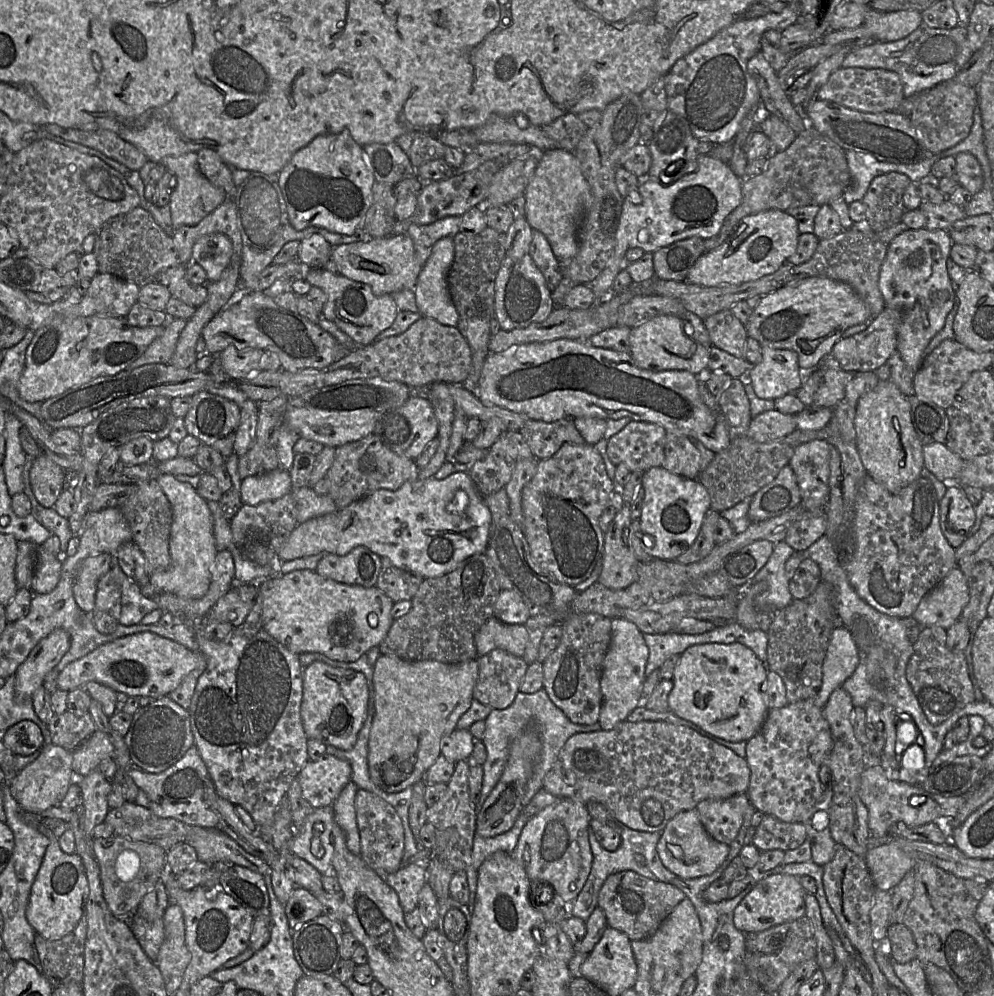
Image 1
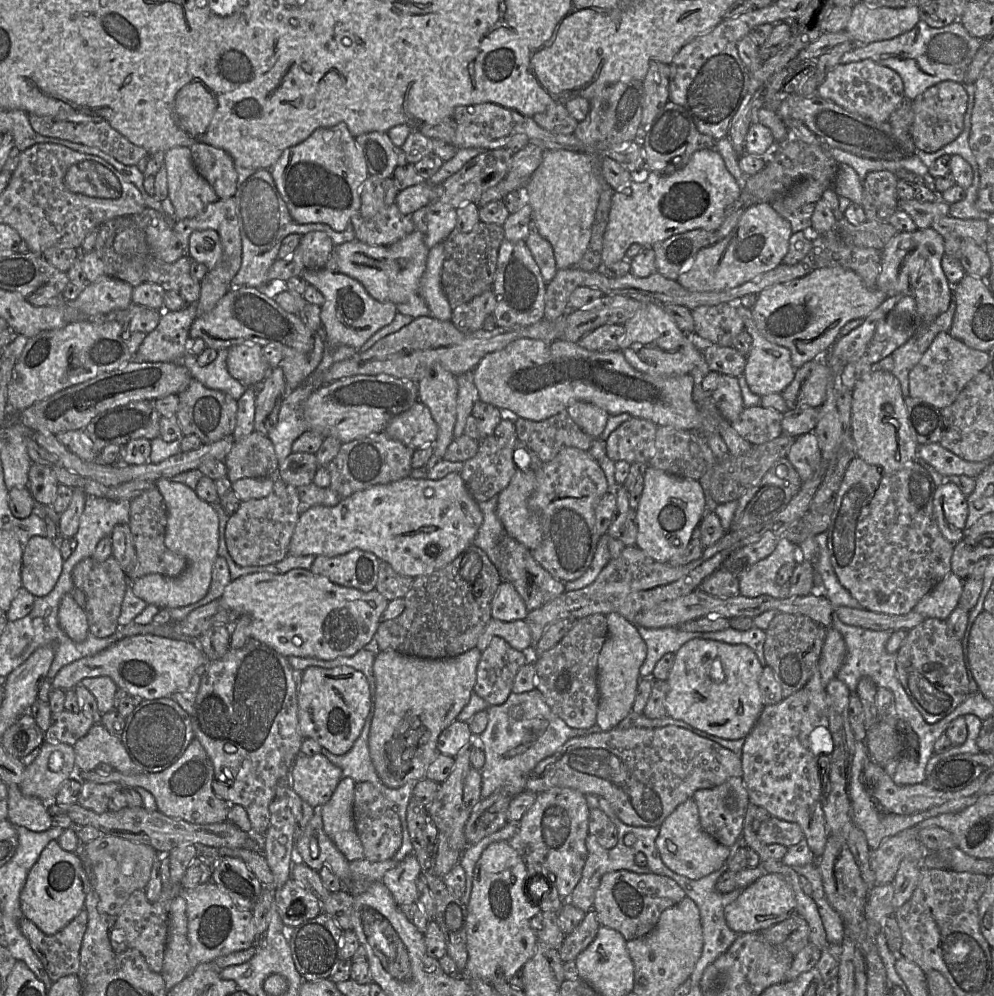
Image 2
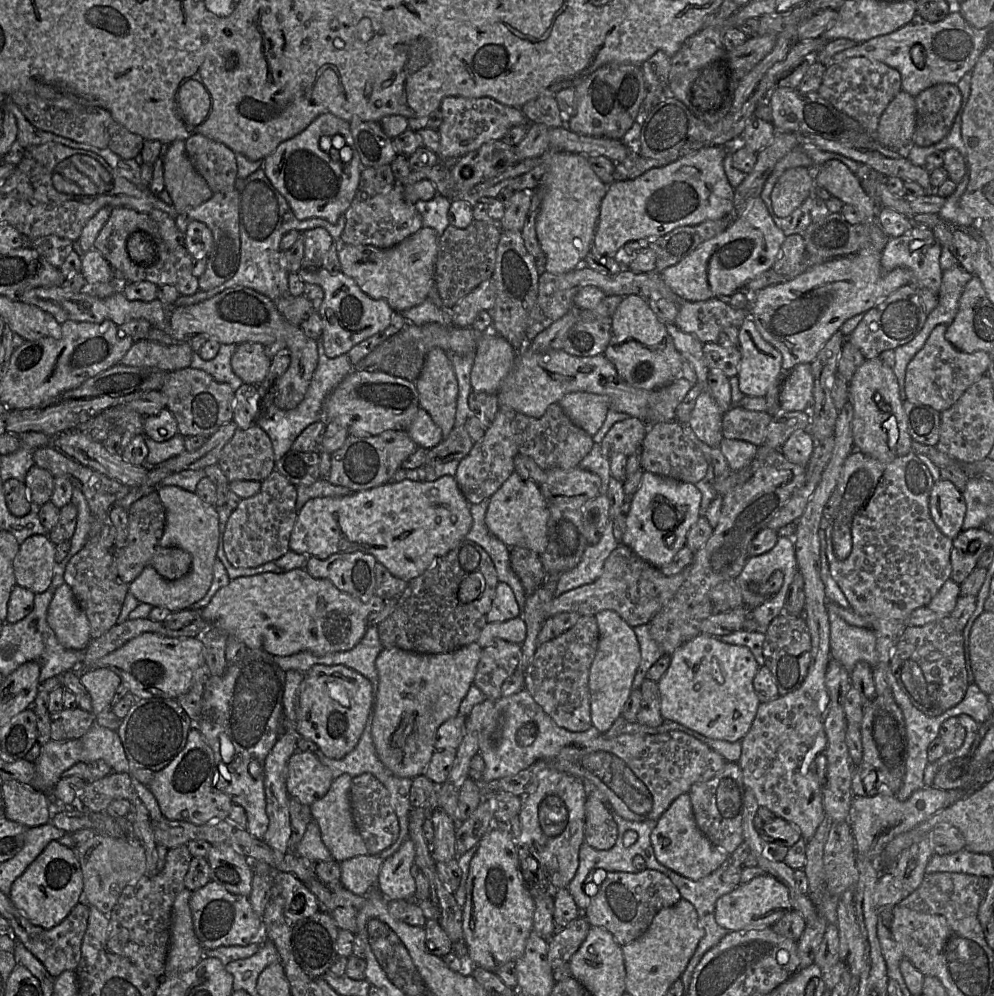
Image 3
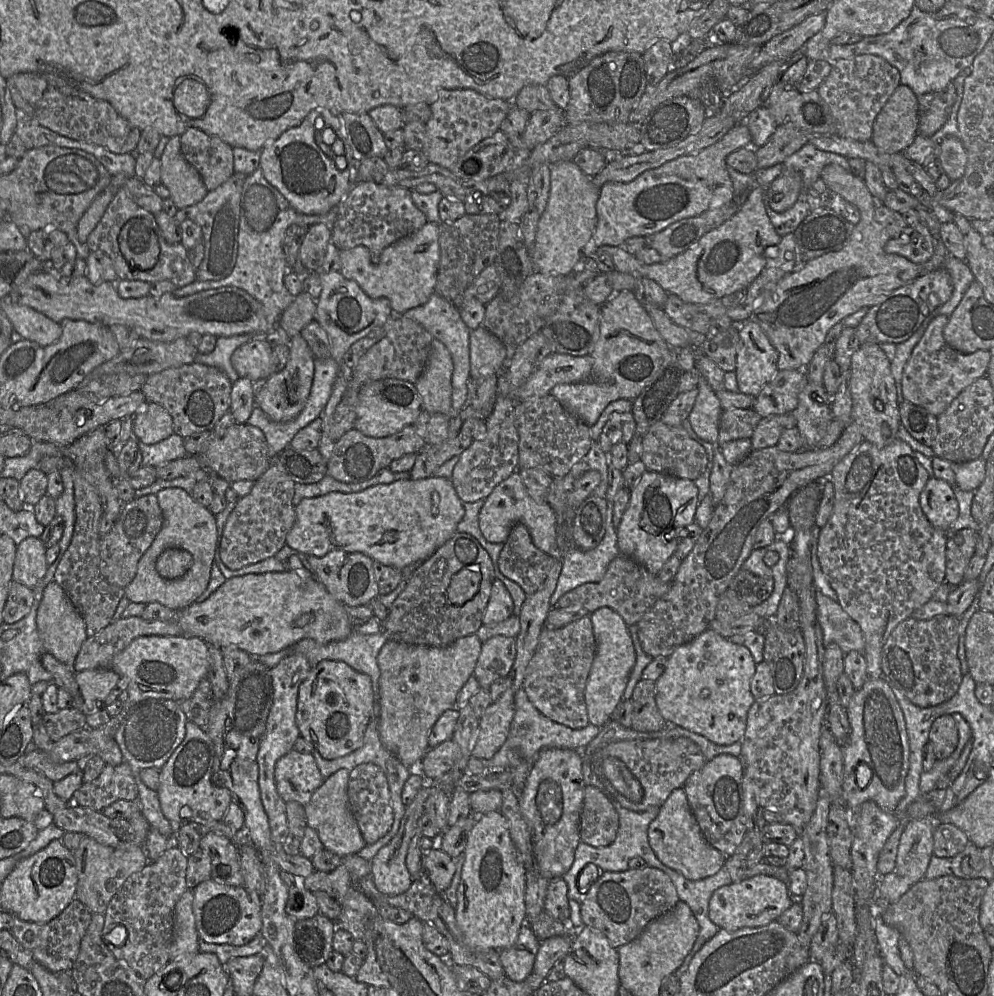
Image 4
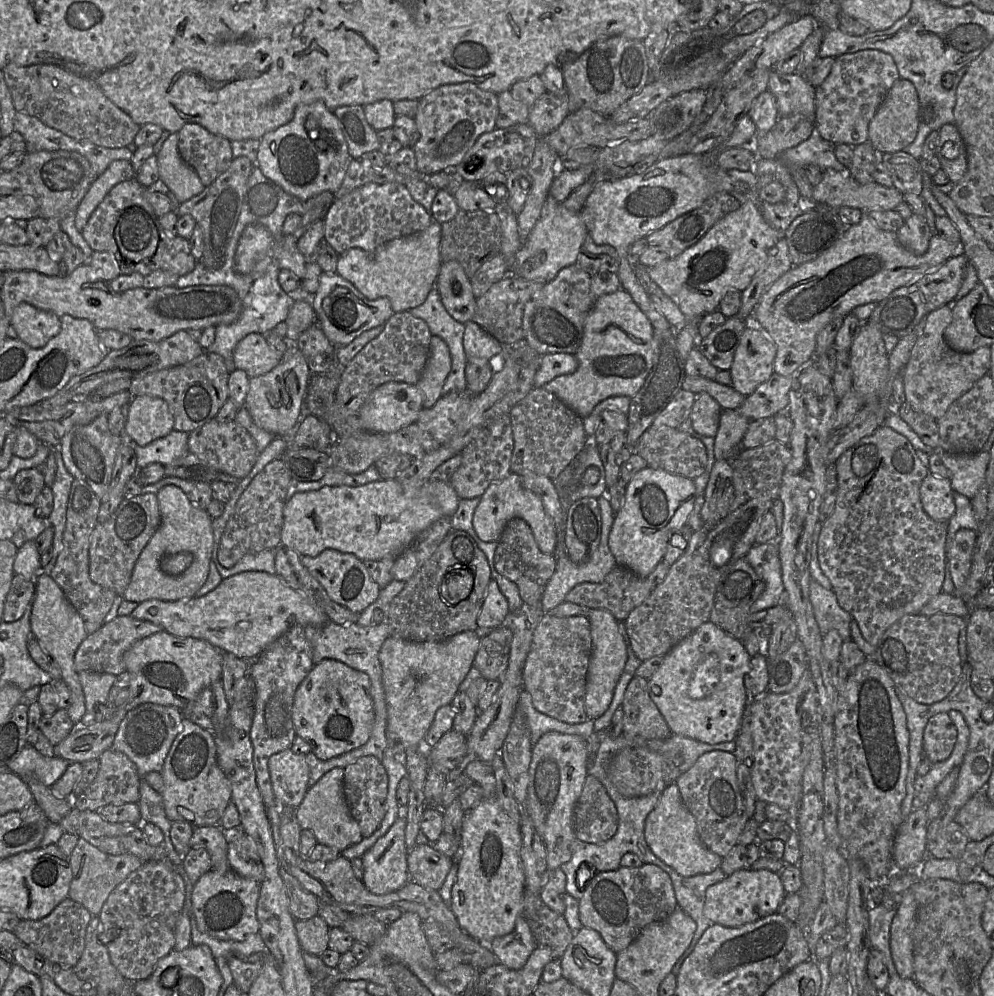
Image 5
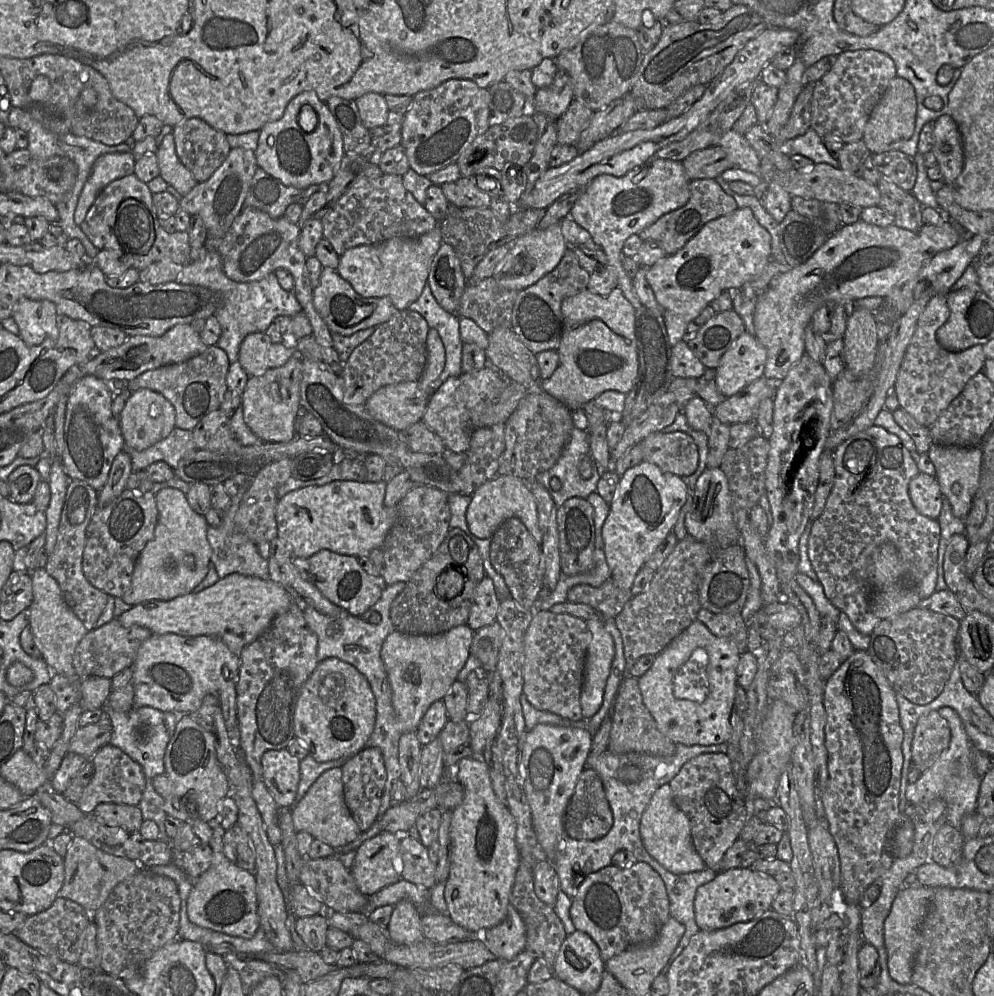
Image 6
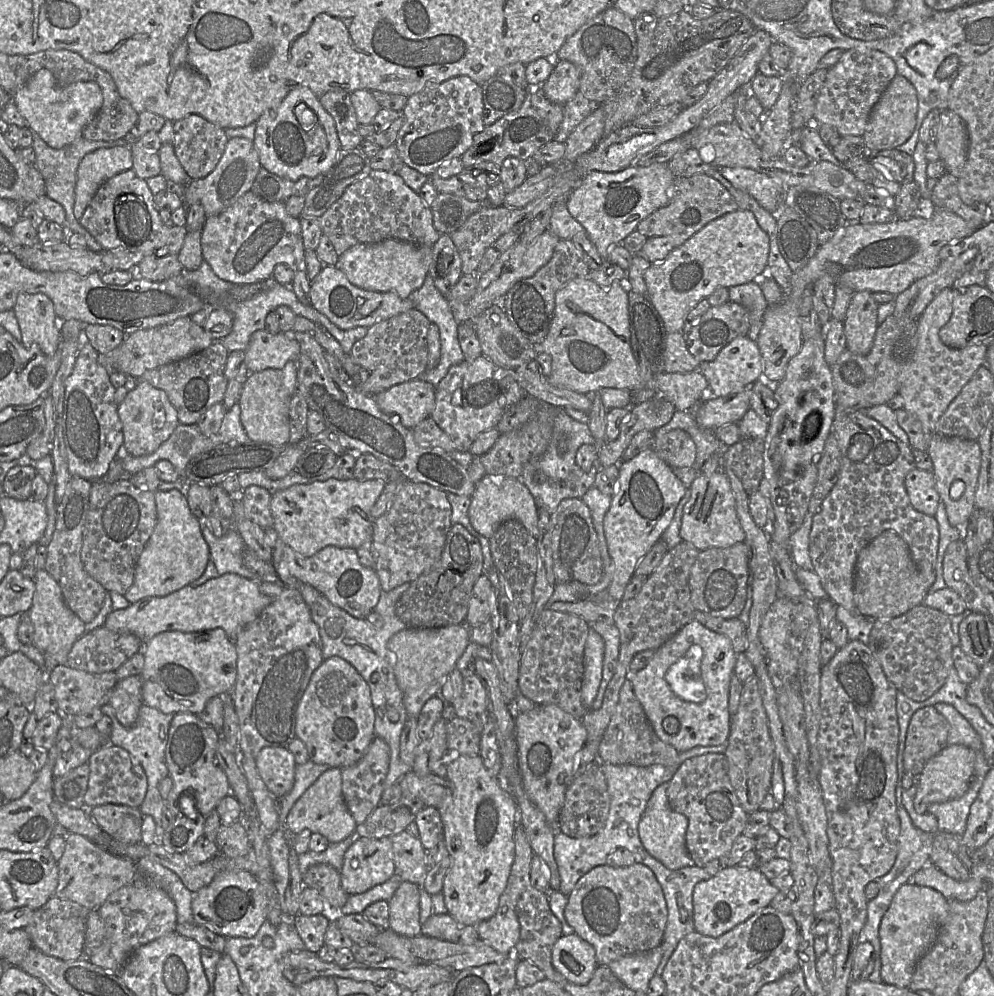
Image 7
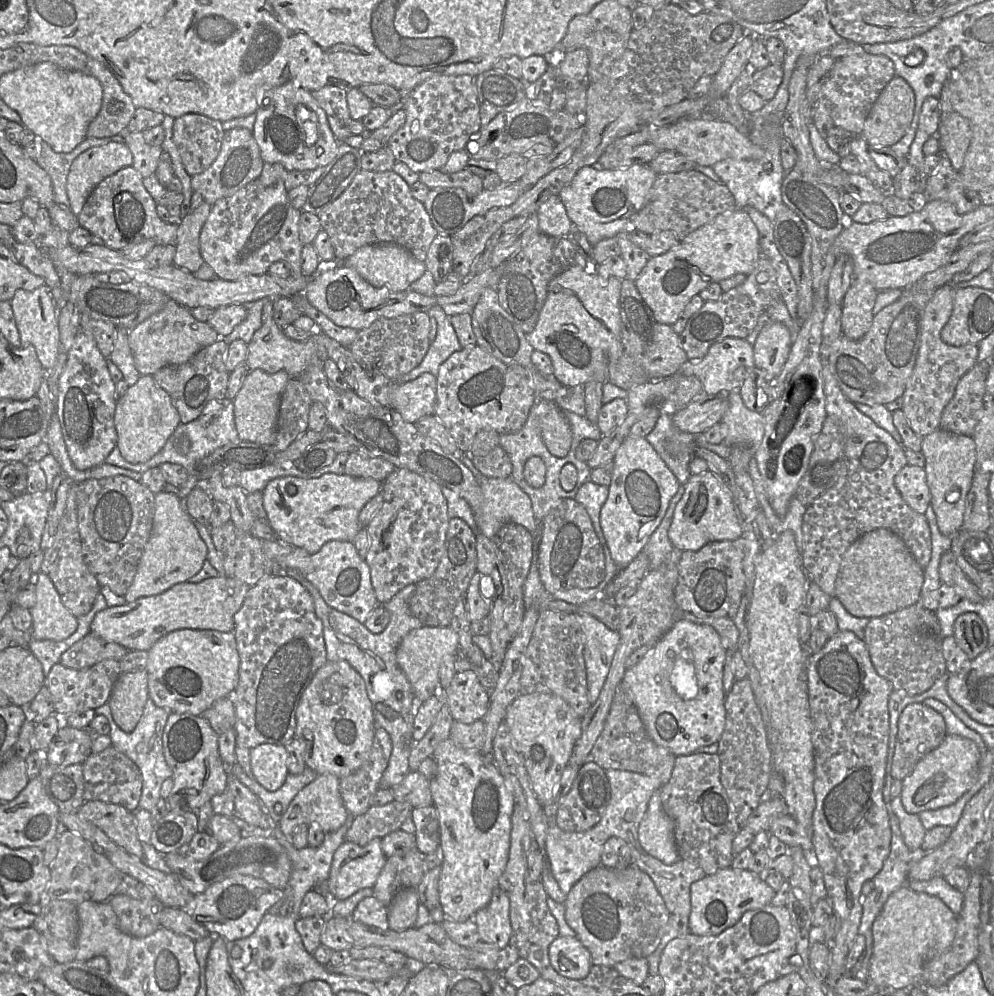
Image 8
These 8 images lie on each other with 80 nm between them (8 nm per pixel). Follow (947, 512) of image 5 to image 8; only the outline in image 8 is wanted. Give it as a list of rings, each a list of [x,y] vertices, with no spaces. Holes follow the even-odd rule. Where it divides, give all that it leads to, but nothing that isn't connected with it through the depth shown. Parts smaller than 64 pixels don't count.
[[[907,464],[894,478],[904,501],[916,512],[924,514],[931,503],[931,494],[924,468]]]

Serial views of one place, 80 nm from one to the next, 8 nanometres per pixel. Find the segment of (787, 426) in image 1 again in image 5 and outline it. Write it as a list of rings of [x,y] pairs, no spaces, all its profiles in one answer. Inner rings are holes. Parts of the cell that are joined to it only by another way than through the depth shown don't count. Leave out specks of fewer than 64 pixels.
[[[735,409],[721,410],[713,446],[716,460],[727,459],[728,454],[740,445],[750,421],[755,420],[748,419]]]

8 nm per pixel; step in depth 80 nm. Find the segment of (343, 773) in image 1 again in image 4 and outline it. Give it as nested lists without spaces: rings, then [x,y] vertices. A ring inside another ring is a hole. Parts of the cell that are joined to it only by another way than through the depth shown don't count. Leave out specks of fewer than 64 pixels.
[[[291,750],[275,765],[276,788],[285,802],[296,801],[306,805],[324,779],[312,753]]]

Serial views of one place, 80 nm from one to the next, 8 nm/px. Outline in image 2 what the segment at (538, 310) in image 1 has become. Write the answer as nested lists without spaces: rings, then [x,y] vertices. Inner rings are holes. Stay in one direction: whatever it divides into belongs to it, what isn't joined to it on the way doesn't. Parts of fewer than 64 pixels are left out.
[[[504,239],[500,245],[493,283],[497,327],[530,326],[544,319],[546,283],[525,241]]]

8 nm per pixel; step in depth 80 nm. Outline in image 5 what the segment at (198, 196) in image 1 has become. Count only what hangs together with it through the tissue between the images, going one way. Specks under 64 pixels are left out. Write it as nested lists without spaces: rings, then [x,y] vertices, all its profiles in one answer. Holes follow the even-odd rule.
[[[171,133],[157,154],[159,179],[181,204],[200,194],[205,186],[196,171],[188,165],[178,151],[178,133]]]

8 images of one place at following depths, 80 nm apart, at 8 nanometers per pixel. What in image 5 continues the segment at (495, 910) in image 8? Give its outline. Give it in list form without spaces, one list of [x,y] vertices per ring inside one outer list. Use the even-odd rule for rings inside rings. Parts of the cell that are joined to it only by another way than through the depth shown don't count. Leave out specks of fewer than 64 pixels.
[[[520,915],[516,918],[512,932],[492,939],[488,946],[500,964],[511,970],[519,970],[535,950],[536,942],[529,925]]]

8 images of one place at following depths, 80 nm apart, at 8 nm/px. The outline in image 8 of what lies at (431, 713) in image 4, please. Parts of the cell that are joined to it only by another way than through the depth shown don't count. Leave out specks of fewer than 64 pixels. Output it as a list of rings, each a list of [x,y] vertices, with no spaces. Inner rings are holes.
[[[422,626],[408,632],[396,650],[399,667],[407,677],[415,697],[423,702],[434,695],[435,689],[441,687],[439,671],[446,655],[456,655],[459,647],[457,633],[451,627]]]

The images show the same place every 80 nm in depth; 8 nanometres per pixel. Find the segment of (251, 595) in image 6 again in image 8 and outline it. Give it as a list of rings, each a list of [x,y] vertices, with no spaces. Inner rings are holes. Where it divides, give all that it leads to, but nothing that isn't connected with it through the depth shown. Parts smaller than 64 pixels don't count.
[[[224,575],[198,583],[178,583],[163,593],[140,597],[124,605],[107,607],[96,613],[90,630],[109,642],[130,650],[148,651],[160,638],[179,629],[209,629],[234,632],[234,615],[241,608],[250,586]]]

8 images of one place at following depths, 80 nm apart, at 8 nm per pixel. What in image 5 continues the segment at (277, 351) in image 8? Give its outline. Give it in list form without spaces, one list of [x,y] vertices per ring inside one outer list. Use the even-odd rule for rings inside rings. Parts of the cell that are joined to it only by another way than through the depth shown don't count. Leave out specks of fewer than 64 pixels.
[[[250,333],[236,345],[233,353],[236,369],[243,370],[249,378],[264,375],[279,365],[283,356],[279,356],[273,347],[268,343],[265,335]]]

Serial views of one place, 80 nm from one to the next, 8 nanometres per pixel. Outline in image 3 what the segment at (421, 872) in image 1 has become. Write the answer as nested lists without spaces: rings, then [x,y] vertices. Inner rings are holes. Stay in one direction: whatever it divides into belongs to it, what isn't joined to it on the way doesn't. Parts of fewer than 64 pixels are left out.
[[[408,837],[399,849],[384,860],[379,871],[377,887],[389,900],[413,899],[416,892],[411,866],[415,861],[415,848]]]

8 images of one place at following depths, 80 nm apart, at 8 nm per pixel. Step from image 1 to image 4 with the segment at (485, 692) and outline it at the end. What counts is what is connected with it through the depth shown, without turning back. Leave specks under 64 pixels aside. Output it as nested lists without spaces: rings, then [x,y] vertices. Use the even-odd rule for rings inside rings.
[[[494,636],[481,643],[481,652],[474,668],[474,676],[485,689],[509,674],[516,657],[516,640]]]

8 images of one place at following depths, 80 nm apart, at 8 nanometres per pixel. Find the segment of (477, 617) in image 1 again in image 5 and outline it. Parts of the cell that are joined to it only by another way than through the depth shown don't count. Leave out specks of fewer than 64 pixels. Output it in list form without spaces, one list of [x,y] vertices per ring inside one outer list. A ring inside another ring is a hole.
[[[451,530],[439,544],[435,552],[405,582],[403,589],[392,599],[389,608],[390,635],[409,641],[441,641],[464,631],[475,631],[477,617],[483,605],[487,587],[491,581],[491,571],[485,554],[477,546],[474,539],[465,531]],[[462,568],[474,576],[474,585],[470,595],[455,605],[444,602],[440,595],[440,585],[445,574],[454,569]]]

